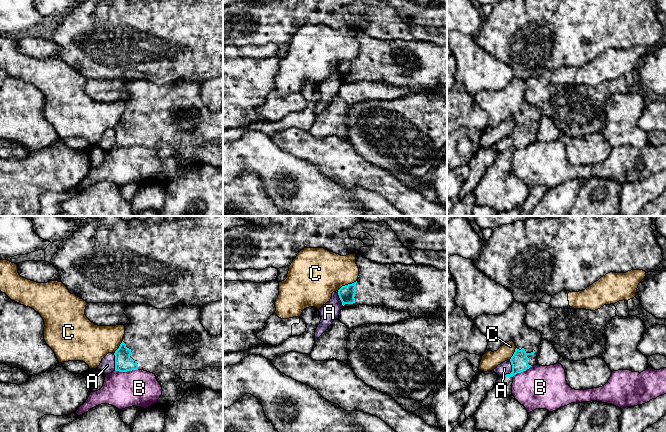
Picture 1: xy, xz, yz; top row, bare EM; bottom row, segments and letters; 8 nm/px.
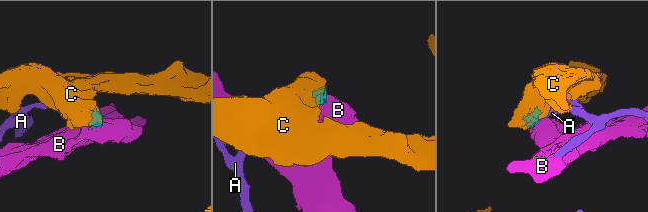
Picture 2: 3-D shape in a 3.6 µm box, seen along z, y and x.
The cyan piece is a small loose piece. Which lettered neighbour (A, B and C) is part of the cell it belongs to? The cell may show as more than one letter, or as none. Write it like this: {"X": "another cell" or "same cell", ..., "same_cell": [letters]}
{"A": "another cell", "B": "another cell", "C": "another cell", "same_cell": []}

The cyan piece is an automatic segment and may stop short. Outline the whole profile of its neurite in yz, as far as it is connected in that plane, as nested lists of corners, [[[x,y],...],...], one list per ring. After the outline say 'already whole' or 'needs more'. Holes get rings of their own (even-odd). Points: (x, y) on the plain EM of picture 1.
[[[514,76],[504,89],[498,91],[482,90],[473,96],[475,102],[487,113],[488,127],[497,127],[509,117],[513,117],[516,122],[510,135],[512,148],[497,155],[495,162],[487,169],[474,190],[476,205],[488,206],[498,212],[504,212],[522,206],[527,198],[528,187],[512,170],[513,152],[537,140],[536,135],[542,111],[540,107],[527,102],[525,98],[526,89],[526,81]]]; needs more

